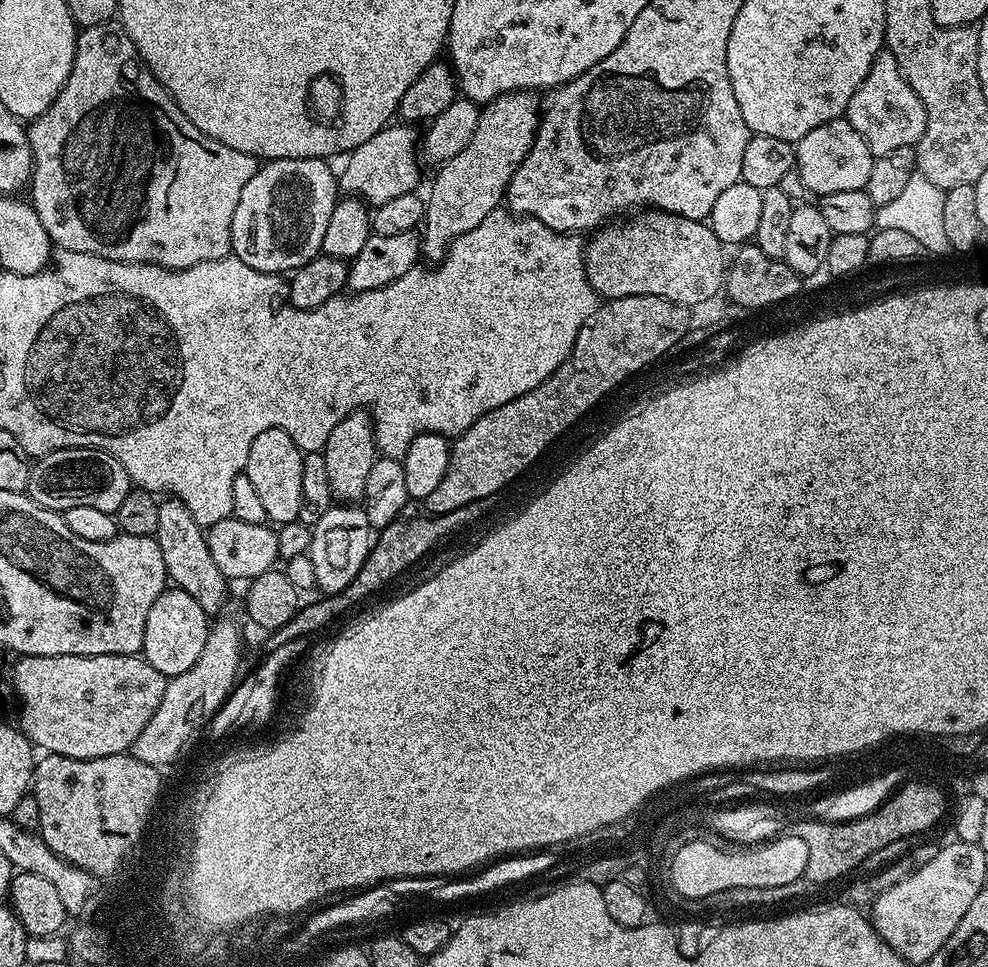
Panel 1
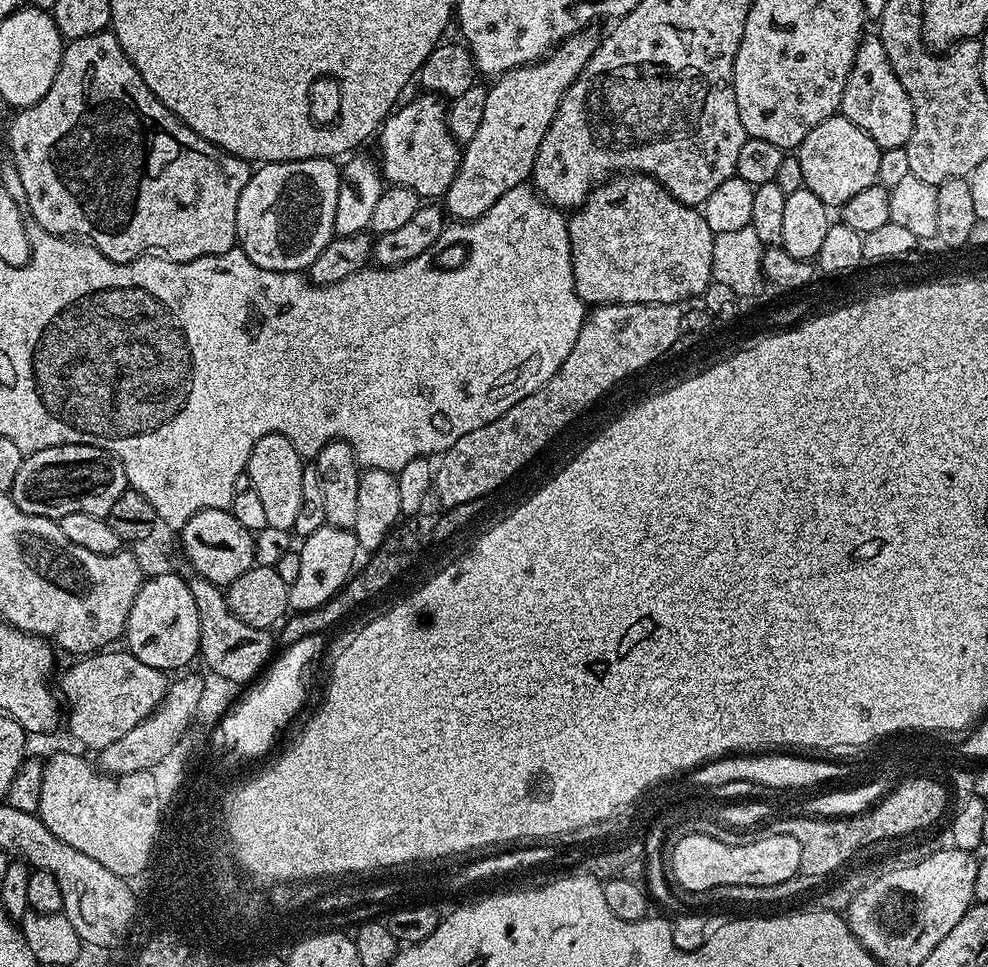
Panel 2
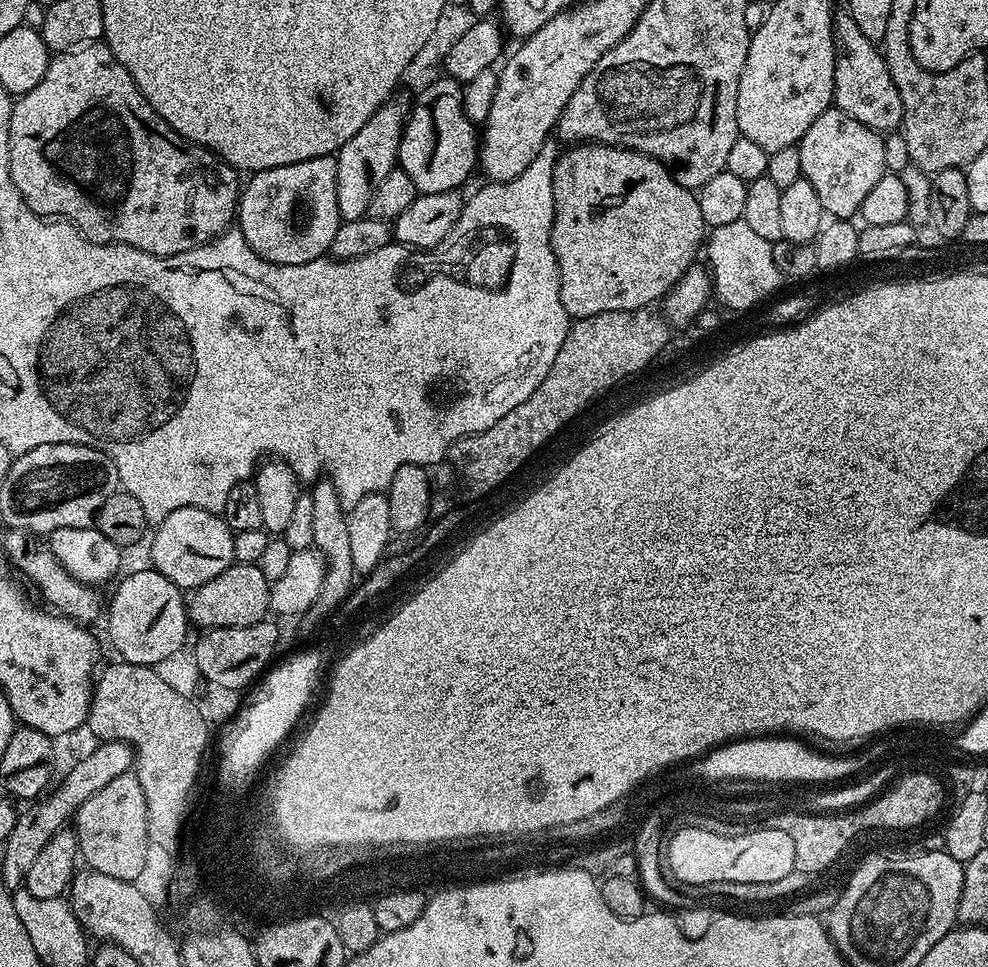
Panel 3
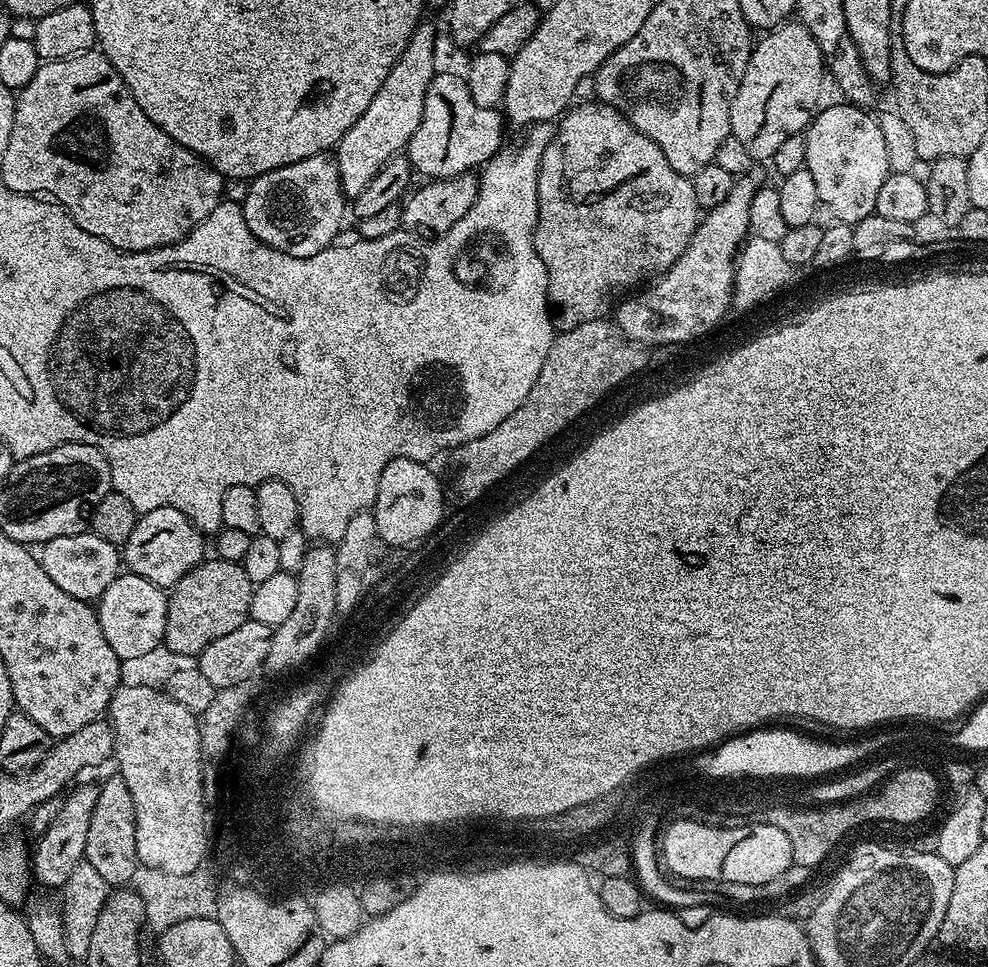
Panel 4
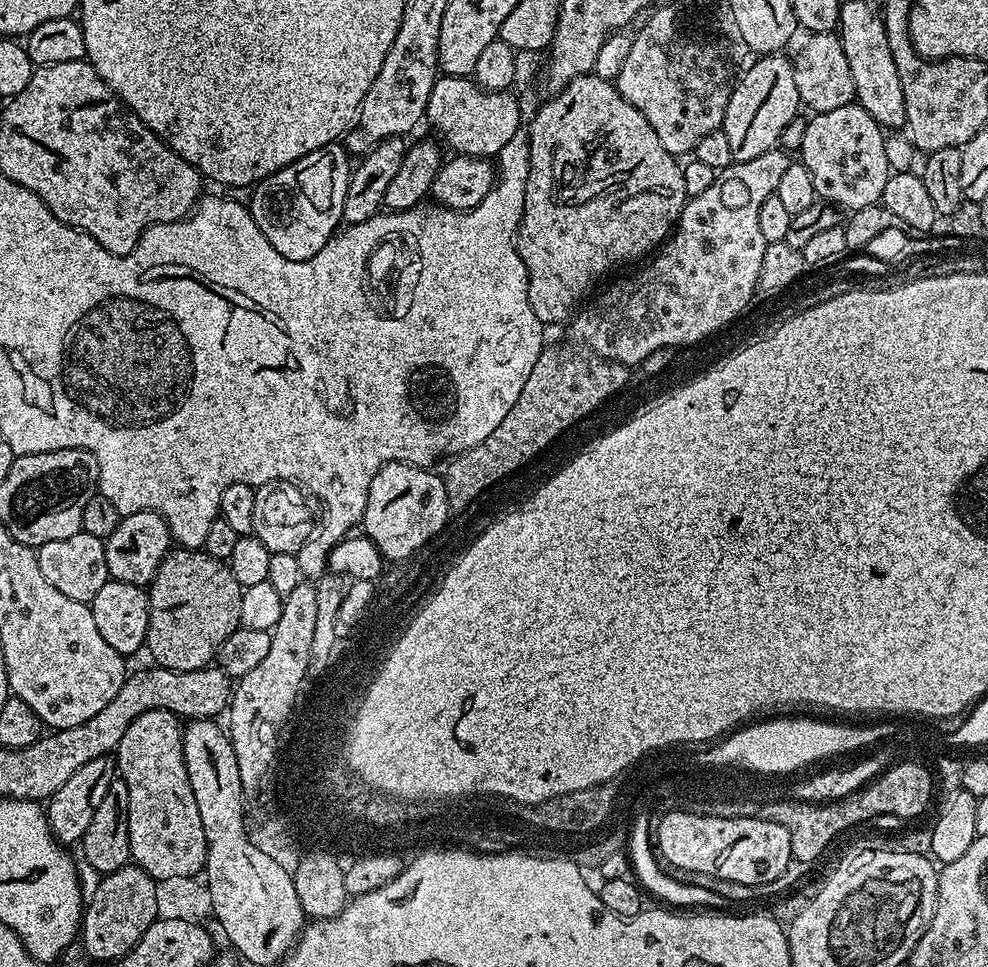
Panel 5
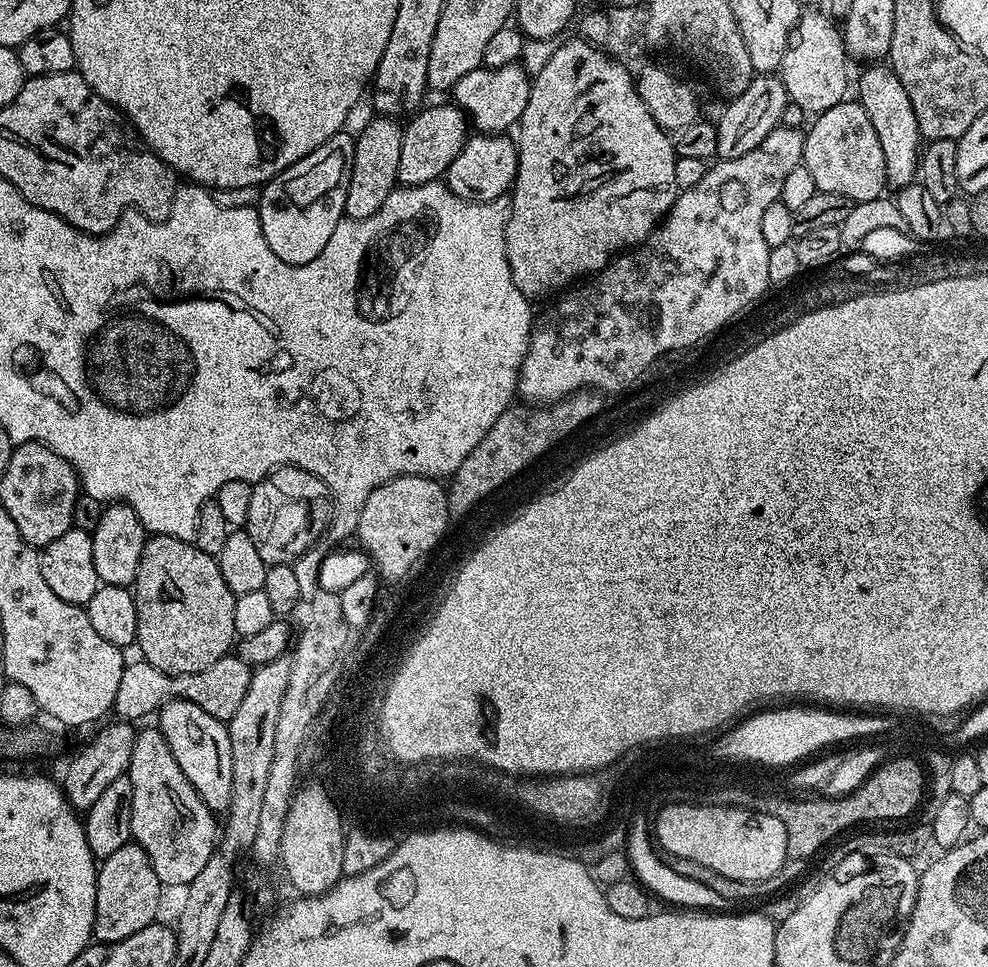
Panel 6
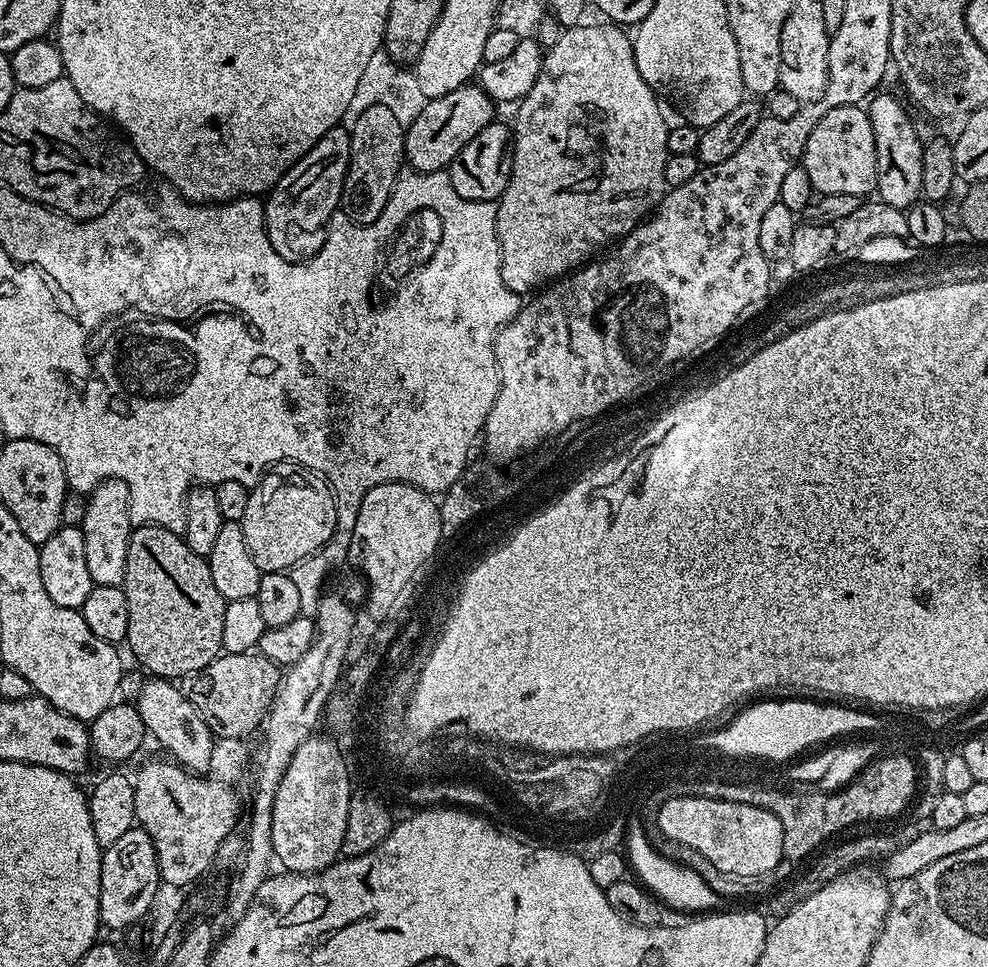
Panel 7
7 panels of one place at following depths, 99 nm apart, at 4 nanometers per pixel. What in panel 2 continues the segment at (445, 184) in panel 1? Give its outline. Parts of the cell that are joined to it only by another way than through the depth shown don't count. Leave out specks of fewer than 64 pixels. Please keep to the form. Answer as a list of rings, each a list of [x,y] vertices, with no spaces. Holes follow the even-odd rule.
[[[592,30],[576,32],[556,45],[551,53],[535,64],[523,64],[504,73],[487,89],[486,110],[482,122],[463,149],[454,182],[442,197],[449,217],[460,222],[477,220],[514,186],[525,183],[532,175],[534,158],[566,90],[582,74],[598,43]]]

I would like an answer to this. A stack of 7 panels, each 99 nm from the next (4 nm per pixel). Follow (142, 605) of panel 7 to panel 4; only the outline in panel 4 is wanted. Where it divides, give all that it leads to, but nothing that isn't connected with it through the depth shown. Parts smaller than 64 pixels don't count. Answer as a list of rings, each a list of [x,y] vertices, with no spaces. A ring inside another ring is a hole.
[[[205,559],[197,568],[191,568],[171,589],[164,644],[169,650],[187,658],[199,657],[210,642],[218,642],[218,638],[238,630],[238,626],[248,621],[253,587],[250,578],[246,578],[243,563]]]

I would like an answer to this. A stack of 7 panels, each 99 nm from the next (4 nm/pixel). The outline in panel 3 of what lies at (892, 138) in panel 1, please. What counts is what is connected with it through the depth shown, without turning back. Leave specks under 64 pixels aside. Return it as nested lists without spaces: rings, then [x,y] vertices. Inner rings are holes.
[[[847,10],[835,13],[832,37],[836,47],[832,95],[835,107],[850,114],[850,118],[862,122],[862,126],[870,130],[881,134],[895,133],[904,123],[902,98],[898,98],[898,86],[894,86],[894,78],[890,78],[890,70],[886,70],[884,54],[877,41],[866,38],[866,34],[858,30],[858,22],[854,22]]]

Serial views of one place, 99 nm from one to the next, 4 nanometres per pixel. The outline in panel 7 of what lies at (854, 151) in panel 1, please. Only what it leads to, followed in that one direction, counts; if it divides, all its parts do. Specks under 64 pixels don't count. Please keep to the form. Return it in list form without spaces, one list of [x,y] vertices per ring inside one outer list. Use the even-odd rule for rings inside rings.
[[[847,104],[830,110],[810,130],[810,138],[804,143],[802,166],[806,174],[810,174],[813,193],[826,194],[854,194],[861,198],[875,193],[876,190],[876,143],[874,130],[870,126],[870,118],[863,107]]]

